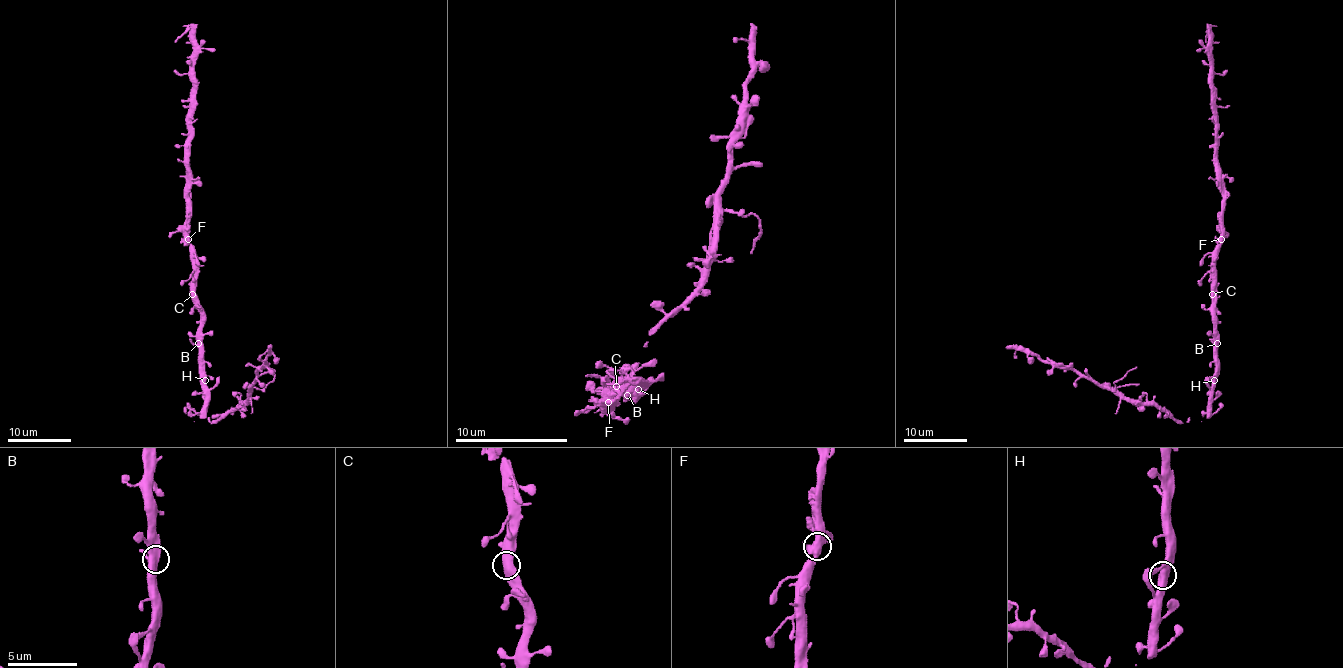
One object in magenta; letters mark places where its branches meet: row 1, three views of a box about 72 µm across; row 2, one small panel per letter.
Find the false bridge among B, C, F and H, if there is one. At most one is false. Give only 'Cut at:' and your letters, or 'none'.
Cut at: none

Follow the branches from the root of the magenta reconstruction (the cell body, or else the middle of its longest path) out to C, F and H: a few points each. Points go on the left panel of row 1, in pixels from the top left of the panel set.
C: (200, 340), (200, 305), (192, 294)
F: (200, 340), (200, 305), (194, 294), (194, 258), (187, 239)
H: (200, 340), (200, 375), (205, 380)

